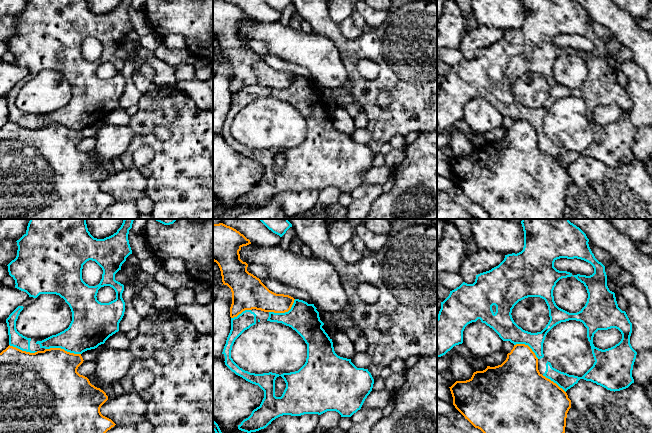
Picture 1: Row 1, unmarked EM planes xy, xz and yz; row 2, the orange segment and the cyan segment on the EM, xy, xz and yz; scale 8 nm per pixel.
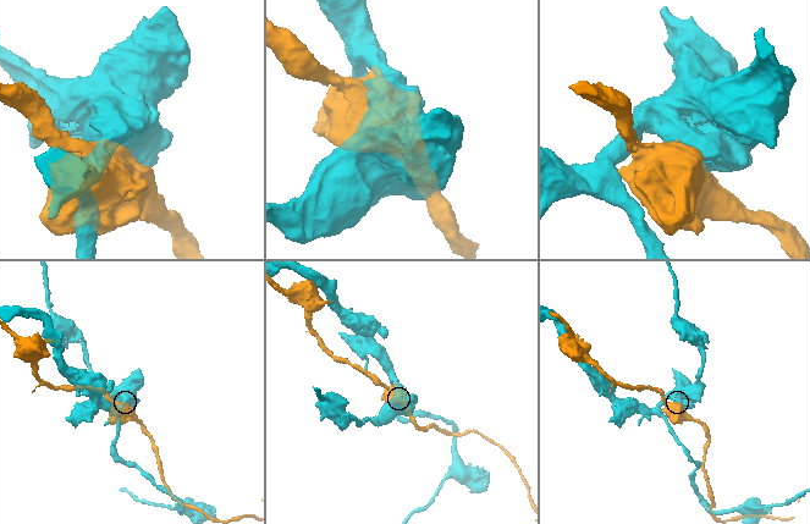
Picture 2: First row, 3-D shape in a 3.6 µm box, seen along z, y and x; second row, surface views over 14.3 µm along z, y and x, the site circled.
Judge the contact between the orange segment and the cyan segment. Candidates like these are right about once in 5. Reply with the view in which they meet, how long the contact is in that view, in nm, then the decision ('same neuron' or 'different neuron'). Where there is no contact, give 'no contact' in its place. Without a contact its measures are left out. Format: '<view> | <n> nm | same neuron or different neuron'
xy | 300 nm | different neuron

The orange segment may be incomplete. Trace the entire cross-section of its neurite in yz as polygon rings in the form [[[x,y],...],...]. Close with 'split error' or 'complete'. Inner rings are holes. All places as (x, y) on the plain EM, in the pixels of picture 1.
[[[516,120],[510,129],[507,130],[506,136],[498,142],[487,144],[483,147],[476,147],[472,153],[466,157],[456,157],[450,164],[453,181],[475,204],[480,205],[490,216],[491,219],[563,219],[566,194],[571,184],[571,176],[567,169],[556,159],[543,152],[538,146],[538,134],[532,125],[525,120]]] | complete

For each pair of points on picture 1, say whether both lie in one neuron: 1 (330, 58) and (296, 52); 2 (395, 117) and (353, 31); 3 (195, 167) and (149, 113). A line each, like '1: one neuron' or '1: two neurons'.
1: one neuron
2: two neurons
3: one neuron

